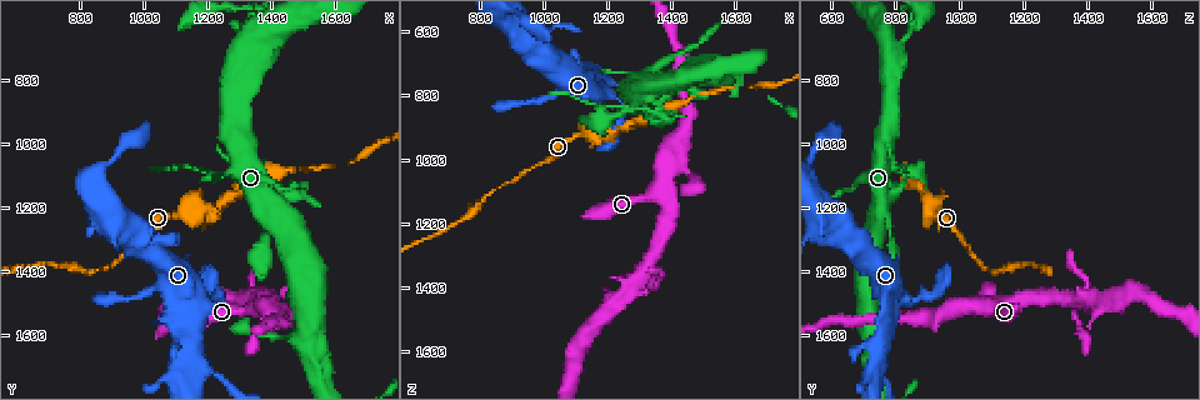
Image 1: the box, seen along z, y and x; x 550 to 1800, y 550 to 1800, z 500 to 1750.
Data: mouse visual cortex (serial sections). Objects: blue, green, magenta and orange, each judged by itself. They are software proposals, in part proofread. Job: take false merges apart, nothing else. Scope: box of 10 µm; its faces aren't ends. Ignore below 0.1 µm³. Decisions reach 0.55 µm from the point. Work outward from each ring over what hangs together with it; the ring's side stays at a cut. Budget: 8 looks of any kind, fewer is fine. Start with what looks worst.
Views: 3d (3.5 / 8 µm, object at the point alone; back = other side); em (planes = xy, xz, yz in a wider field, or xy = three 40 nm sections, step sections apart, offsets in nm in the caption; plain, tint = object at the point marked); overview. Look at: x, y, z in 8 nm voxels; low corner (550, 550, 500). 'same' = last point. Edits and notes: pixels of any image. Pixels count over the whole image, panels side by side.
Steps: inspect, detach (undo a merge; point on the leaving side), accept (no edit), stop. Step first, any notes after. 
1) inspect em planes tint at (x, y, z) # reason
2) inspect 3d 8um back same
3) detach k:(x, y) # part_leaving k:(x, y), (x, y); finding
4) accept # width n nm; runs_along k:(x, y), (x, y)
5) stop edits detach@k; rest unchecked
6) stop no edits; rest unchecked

inspect 3d 8um at (1330, 670, 810) # three arms meet

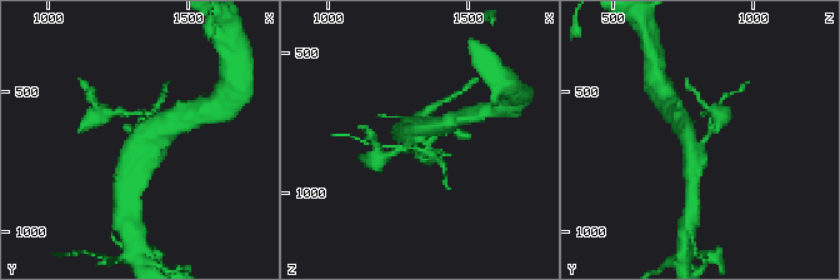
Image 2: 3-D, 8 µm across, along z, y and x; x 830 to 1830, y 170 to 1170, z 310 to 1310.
inspect em xy step 5 tint same

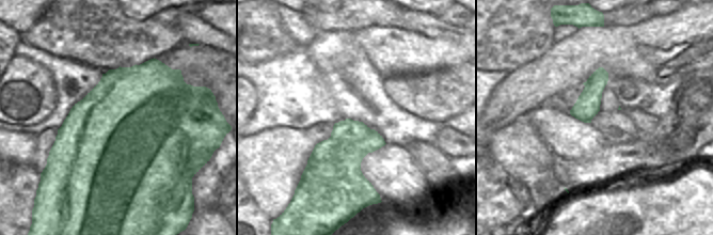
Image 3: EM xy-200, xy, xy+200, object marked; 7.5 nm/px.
accept # runs_along 2:(125, 183), (135, 150), (164, 126); one cell here

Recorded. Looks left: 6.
inspect 3d 8um at (1210, 1200, 920) # sudden change in width

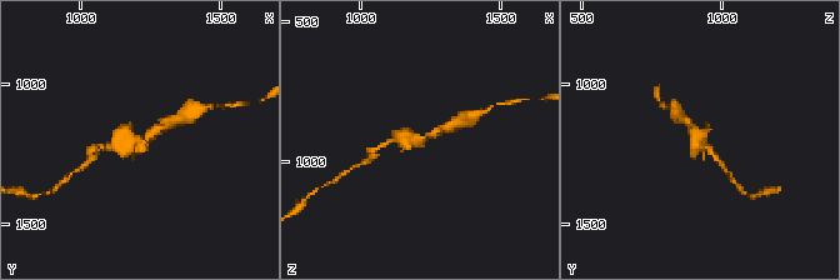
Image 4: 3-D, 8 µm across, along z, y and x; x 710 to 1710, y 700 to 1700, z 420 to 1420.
inspect 3d 3.5um same # zoom in

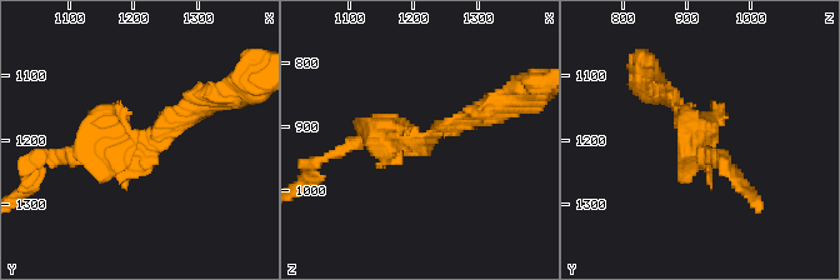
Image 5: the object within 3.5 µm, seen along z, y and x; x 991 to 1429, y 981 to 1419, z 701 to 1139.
inspect em xy step 1 tint at (1210, 1200, 915) # arm_widths 150, 200 nm; now the EM

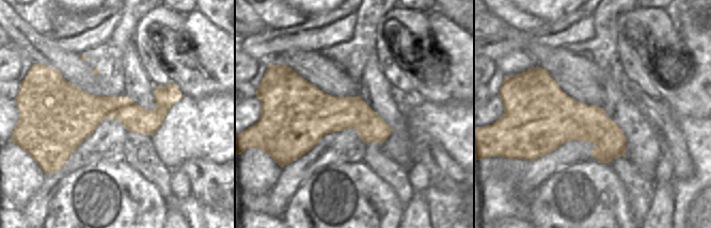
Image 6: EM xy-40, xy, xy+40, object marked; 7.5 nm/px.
accept # runs_along 5:(65, 155), (149, 140), (206, 98); all the same cell

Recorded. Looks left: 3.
inspect 3d 8um at (1200, 1510, 800) # sharp bend

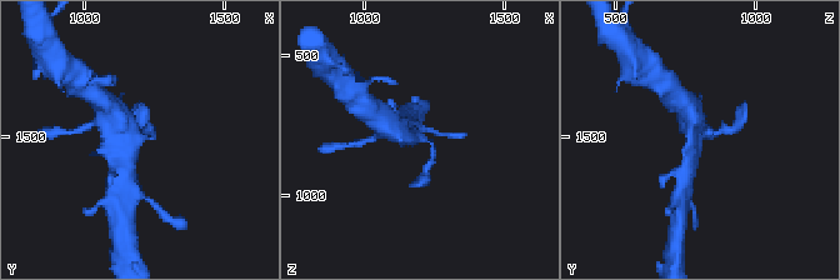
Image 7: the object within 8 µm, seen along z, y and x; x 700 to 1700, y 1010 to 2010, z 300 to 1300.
inspect em planes tint same # arm_widths 200, 600 nm; need the tissue

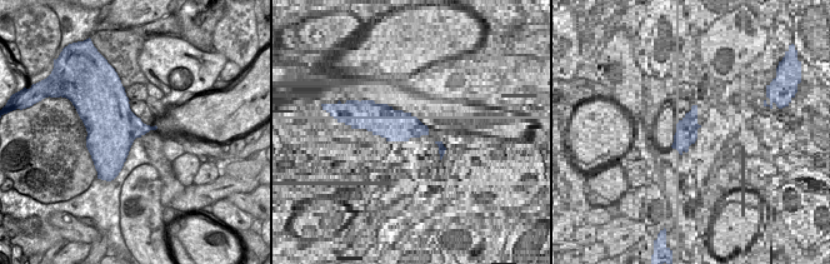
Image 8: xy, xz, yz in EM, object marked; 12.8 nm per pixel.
accept # all the same cell

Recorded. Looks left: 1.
stop no edits; rest unchecked

